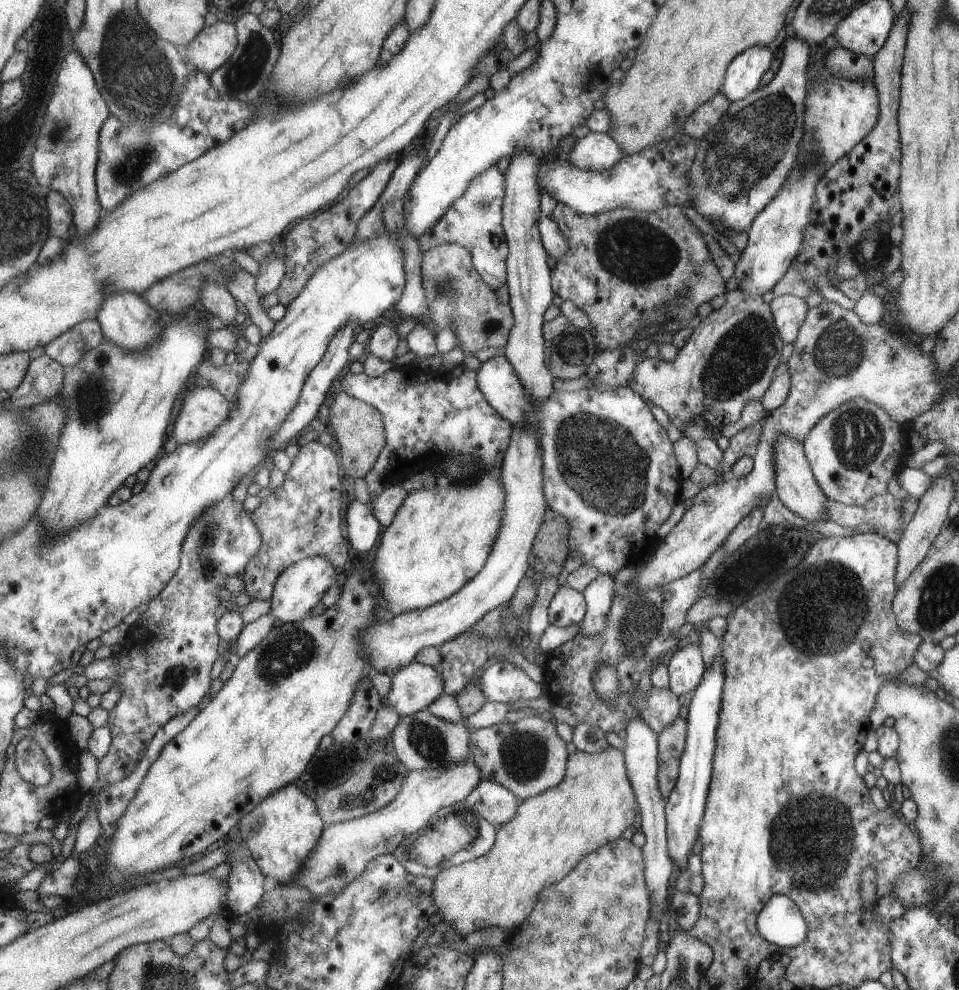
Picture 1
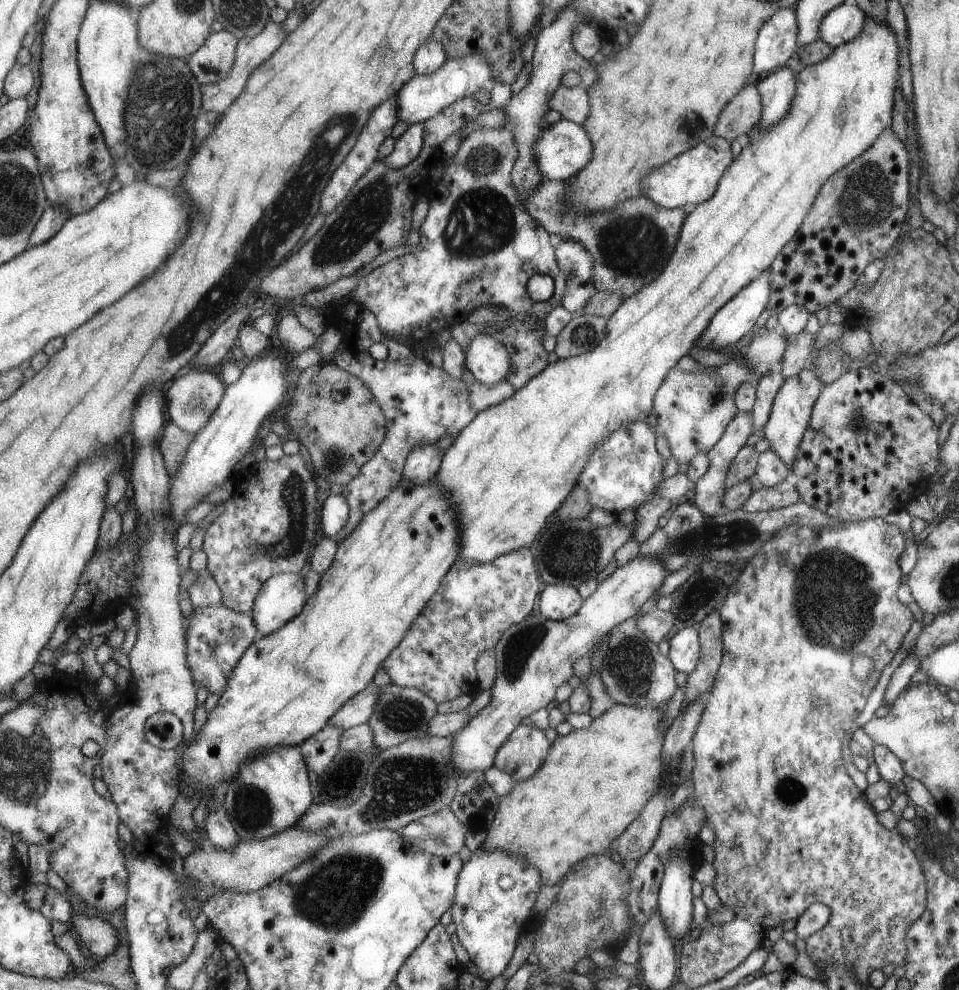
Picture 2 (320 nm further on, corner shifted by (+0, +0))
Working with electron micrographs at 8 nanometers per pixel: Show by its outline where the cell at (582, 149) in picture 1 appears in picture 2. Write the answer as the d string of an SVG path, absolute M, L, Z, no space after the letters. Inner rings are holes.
M562 118L545 130L541 140L537 142L537 164L540 165L543 176L548 181L568 181L581 172L592 160L593 144L583 125L574 124L567 118Z

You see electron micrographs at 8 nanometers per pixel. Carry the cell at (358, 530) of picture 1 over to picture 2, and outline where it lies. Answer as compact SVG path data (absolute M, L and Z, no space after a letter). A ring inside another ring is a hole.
M330 495L324 502L322 509L322 531L328 538L341 535L349 524L352 509L349 500L344 495Z

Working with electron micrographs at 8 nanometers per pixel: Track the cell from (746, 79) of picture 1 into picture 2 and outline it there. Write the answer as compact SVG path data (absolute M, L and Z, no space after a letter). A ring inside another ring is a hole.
M781 8L764 23L756 37L752 57L752 80L763 70L783 66L783 62L791 58L791 50L795 53L795 34L798 31L794 8Z

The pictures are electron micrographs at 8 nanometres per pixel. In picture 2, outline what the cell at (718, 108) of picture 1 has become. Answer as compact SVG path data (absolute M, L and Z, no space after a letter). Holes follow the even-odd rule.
M748 83L725 104L715 125L713 135L729 142L742 137L757 124L761 112L755 83Z

